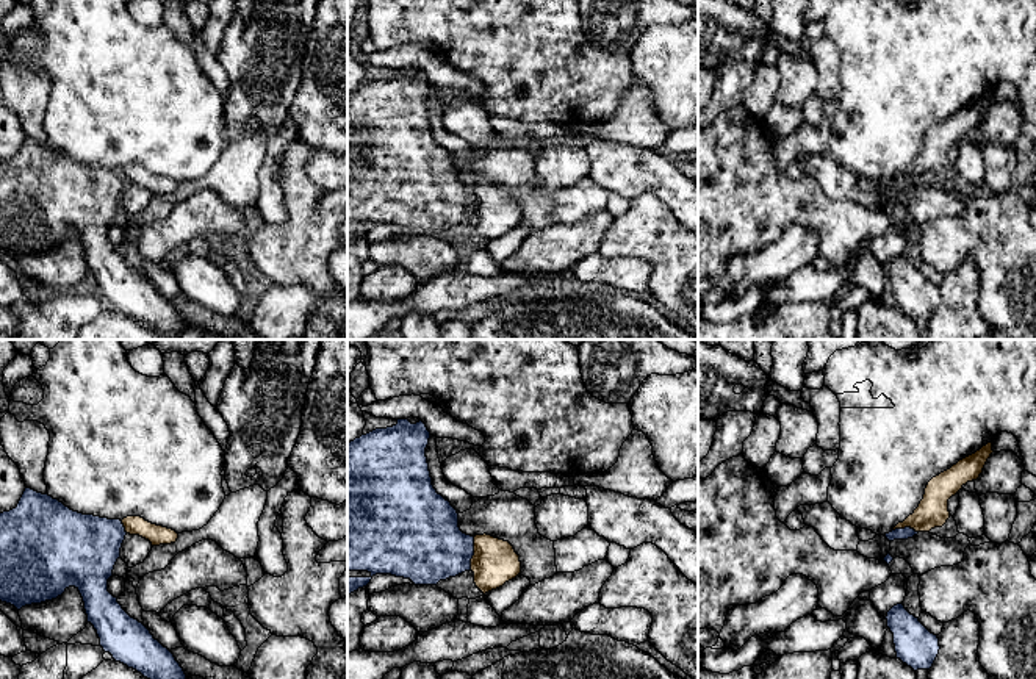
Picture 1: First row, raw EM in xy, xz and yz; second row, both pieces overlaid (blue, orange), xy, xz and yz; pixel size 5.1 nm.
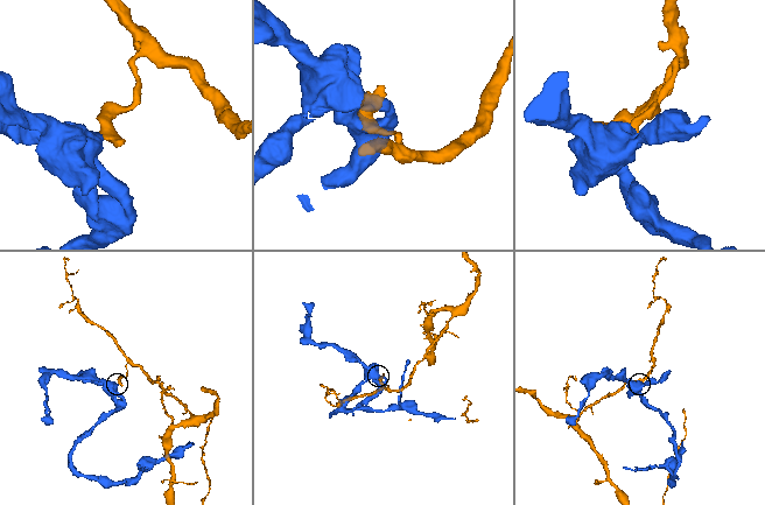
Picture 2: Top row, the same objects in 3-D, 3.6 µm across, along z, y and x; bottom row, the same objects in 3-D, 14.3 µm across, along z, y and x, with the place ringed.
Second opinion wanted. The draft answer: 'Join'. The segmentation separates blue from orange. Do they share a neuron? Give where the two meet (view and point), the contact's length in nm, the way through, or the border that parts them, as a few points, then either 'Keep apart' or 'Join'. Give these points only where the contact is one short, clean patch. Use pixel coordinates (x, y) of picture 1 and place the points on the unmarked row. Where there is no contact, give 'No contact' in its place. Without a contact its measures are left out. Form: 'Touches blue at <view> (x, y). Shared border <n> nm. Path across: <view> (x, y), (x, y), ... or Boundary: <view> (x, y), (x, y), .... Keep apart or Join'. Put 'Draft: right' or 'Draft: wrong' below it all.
Touches blue at xz (473, 202). Shared border 170 nm. Boundary: xz (474, 186), (474, 204), (470, 218). Keep apart
Draft: wrong

